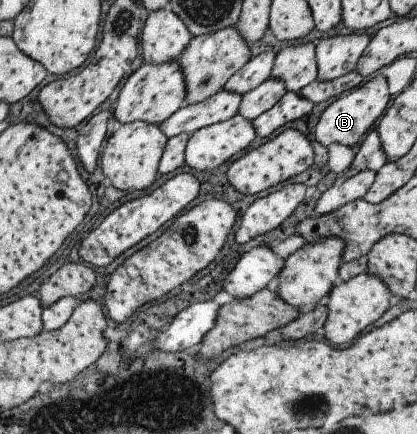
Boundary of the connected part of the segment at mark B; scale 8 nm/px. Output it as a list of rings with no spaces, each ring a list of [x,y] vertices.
[[[383,75],[375,76],[369,82],[363,82],[349,94],[345,94],[343,98],[337,98],[325,108],[316,125],[316,140],[324,147],[333,143],[348,147],[355,146],[361,140],[361,136],[375,124],[375,120],[383,116],[385,108],[389,106],[389,100],[391,100],[391,93]]]

